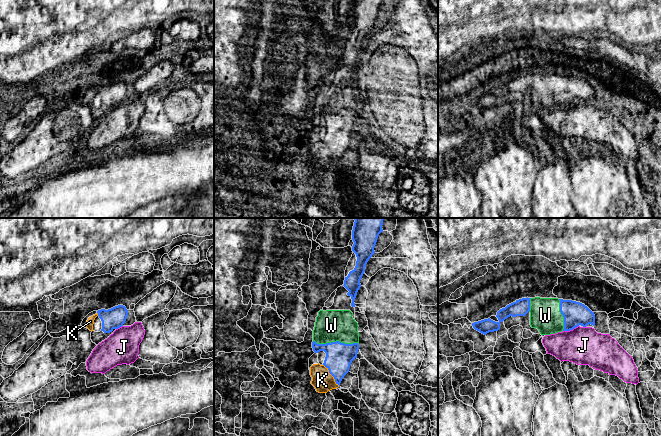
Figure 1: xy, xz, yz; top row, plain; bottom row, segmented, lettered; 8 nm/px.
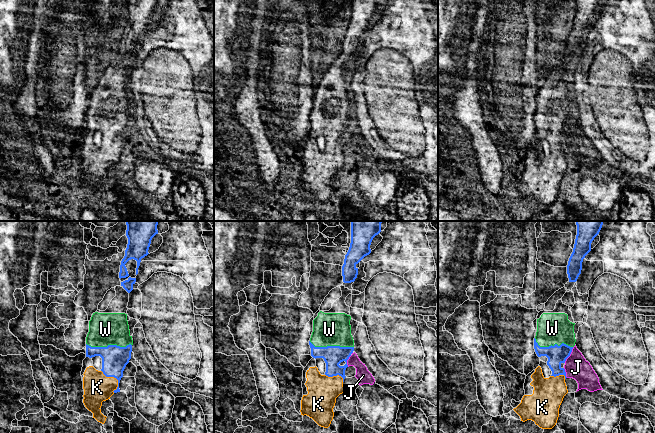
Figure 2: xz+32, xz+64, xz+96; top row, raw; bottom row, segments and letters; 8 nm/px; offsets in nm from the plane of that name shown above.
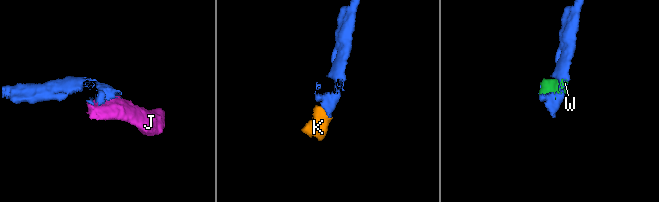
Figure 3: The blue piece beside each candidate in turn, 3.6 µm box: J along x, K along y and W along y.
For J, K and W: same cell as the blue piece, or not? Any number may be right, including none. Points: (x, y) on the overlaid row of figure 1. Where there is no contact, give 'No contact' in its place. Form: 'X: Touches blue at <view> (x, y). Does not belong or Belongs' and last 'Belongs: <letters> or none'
J: Touches blue at yz (570, 329). Does not belong
K: Touches blue at xz (331, 374). Belongs
W: Touches blue at xz (336, 341). Belongs
Belongs: K, W

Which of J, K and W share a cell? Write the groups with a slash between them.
J / K W

